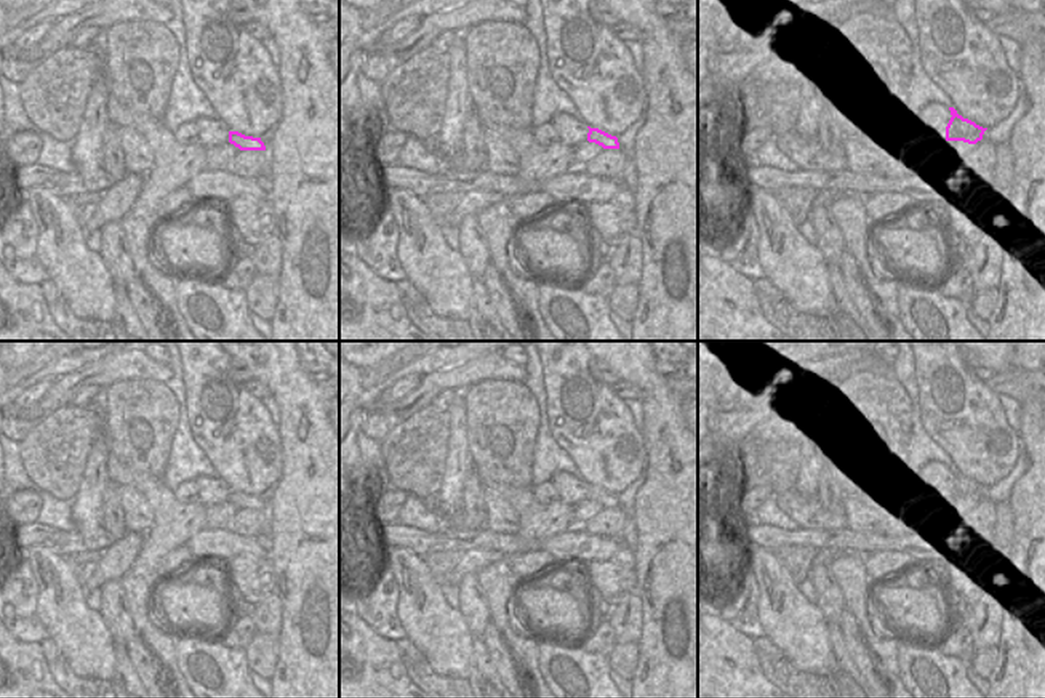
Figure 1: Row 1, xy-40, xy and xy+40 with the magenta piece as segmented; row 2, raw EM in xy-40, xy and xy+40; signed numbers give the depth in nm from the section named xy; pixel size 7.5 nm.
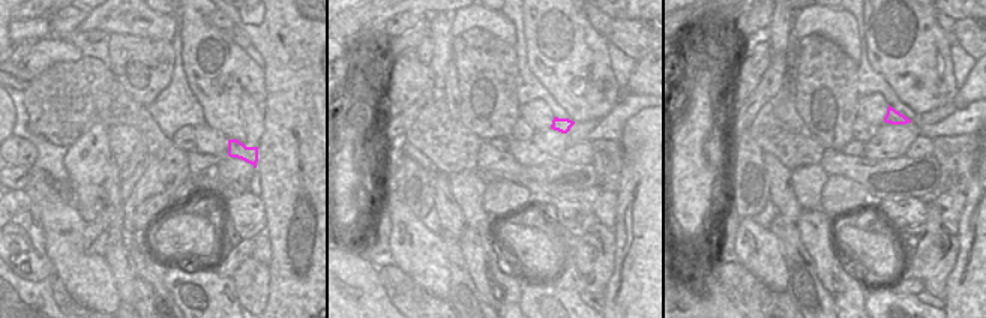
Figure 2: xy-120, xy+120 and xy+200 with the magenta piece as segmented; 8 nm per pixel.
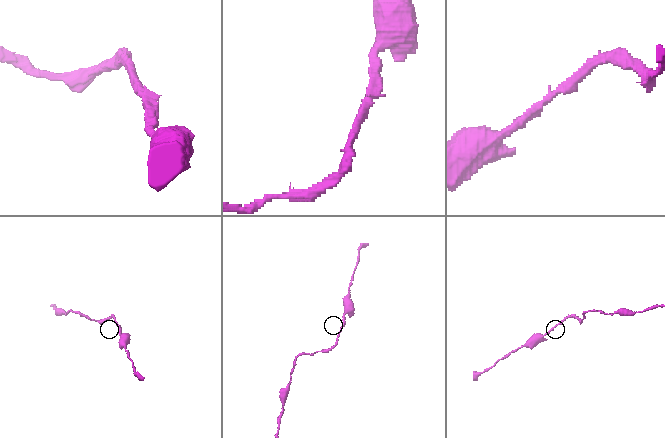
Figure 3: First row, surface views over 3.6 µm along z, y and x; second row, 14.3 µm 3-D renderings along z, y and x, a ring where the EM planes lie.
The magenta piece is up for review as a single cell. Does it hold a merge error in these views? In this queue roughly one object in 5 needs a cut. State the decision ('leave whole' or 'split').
leave whole

